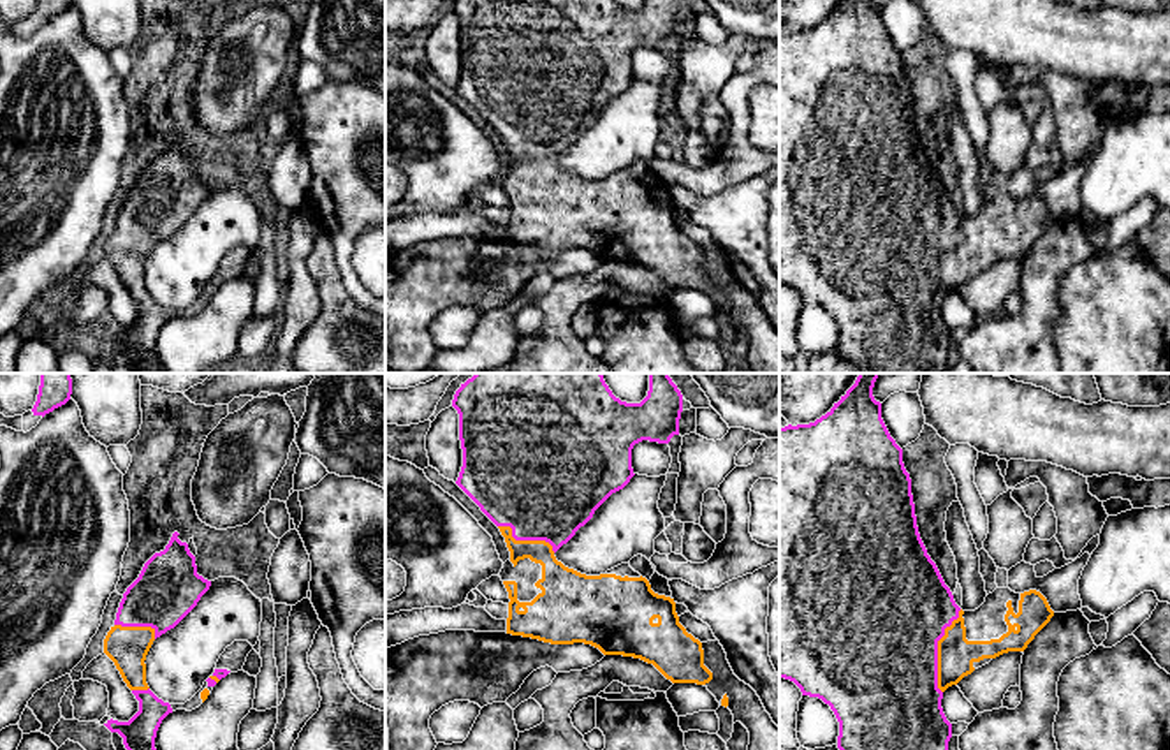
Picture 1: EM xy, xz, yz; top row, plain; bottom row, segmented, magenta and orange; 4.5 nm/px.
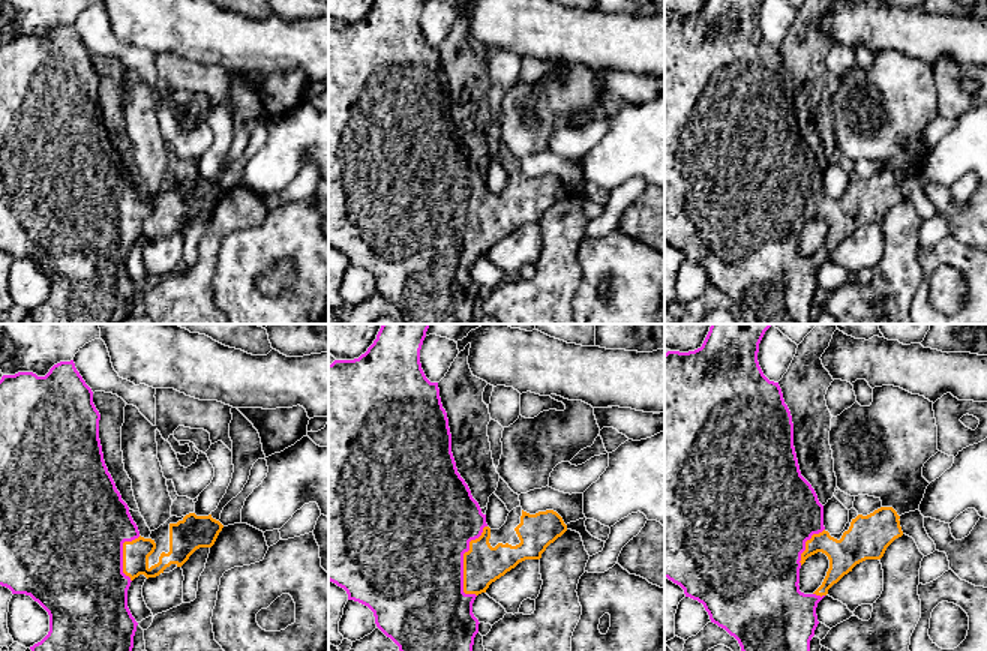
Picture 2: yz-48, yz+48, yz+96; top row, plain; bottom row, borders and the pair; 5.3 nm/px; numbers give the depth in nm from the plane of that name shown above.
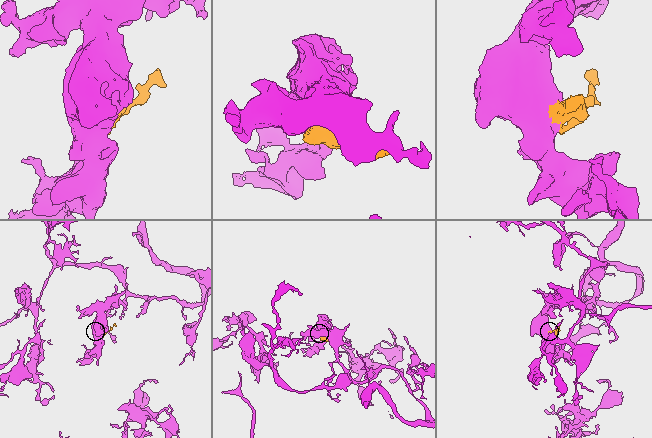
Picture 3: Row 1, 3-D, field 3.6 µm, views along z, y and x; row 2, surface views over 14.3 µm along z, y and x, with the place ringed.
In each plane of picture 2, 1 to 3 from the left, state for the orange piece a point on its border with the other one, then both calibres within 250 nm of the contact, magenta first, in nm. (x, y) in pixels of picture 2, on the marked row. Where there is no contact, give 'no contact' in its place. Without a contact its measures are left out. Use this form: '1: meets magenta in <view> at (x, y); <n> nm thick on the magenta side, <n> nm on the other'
1: meets magenta in yz-48 at (122, 554); 500 nm thick on the magenta side, 140 nm on the other
2: meets magenta in yz+48 at (462, 558); 500 nm thick on the magenta side, 220 nm on the other
3: meets magenta in yz+96 at (804, 545); 500 nm thick on the magenta side, 170 nm on the other

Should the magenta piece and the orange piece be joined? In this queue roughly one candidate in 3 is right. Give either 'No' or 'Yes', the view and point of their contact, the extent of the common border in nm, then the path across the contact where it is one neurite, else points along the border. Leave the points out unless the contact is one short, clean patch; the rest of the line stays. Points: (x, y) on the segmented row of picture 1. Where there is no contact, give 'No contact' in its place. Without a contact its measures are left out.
Yes. Touches magenta at yz (936, 652). Shared border 400 nm

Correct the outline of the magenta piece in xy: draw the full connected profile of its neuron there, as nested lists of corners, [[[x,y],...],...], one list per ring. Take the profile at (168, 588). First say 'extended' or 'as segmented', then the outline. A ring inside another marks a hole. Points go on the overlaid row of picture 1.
extended; [[[172,533],[165,549],[155,553],[127,588],[104,639],[104,653],[139,701],[139,711],[128,722],[111,718],[104,724],[123,738],[127,750],[157,750],[157,731],[172,713],[146,683],[144,660],[153,641],[174,629],[211,586],[197,574],[195,556],[178,535]]]

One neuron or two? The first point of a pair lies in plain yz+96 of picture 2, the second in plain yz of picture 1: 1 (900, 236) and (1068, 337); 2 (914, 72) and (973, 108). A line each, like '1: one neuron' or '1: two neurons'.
1: two neurons
2: two neurons

